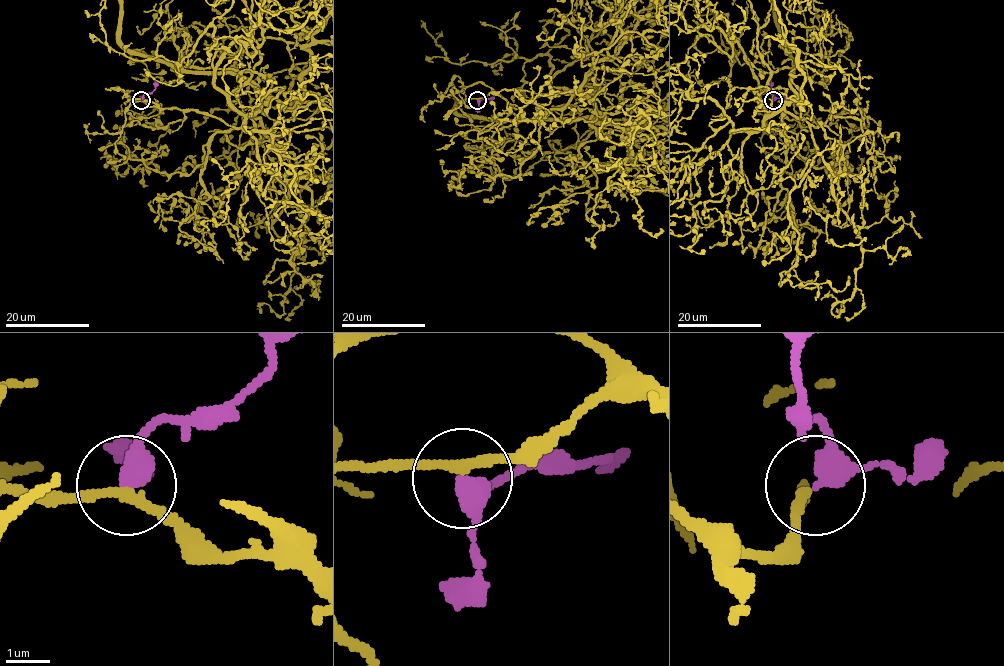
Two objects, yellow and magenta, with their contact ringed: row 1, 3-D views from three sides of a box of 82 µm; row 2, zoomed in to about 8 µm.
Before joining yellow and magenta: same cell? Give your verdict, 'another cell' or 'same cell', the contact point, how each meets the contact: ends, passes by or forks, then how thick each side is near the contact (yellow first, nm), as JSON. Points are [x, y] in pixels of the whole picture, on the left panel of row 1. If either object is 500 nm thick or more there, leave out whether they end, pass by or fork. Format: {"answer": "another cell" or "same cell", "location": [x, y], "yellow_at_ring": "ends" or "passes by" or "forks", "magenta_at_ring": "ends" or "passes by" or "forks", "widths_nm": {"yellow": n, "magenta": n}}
{"answer": "same cell", "location": [141, 100], "yellow_at_ring": "passes by", "magenta_at_ring": "passes by", "widths_nm": {"yellow": 220, "magenta": 360}}

